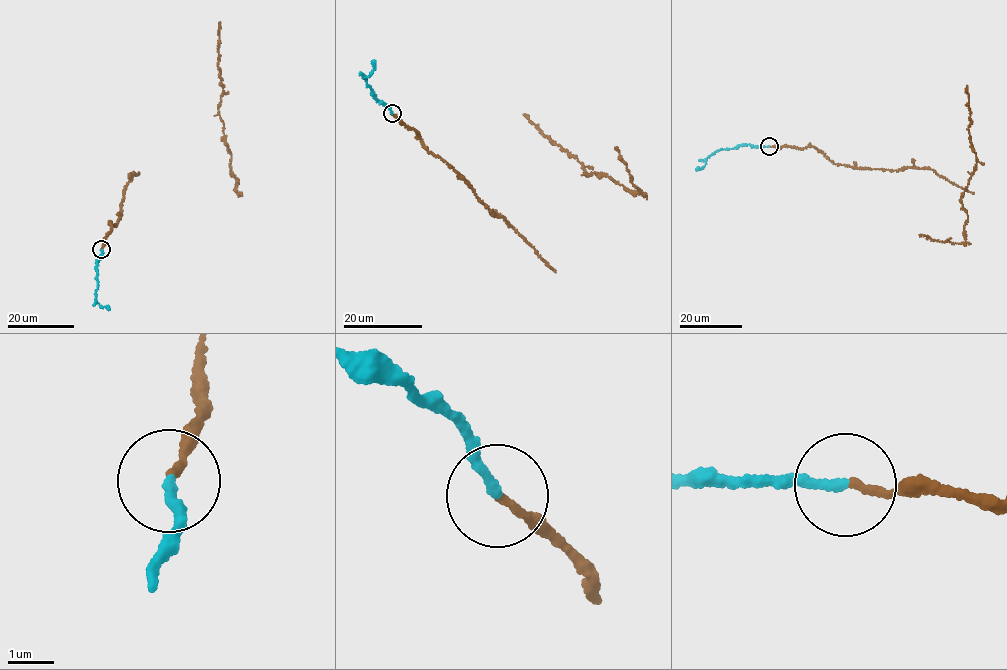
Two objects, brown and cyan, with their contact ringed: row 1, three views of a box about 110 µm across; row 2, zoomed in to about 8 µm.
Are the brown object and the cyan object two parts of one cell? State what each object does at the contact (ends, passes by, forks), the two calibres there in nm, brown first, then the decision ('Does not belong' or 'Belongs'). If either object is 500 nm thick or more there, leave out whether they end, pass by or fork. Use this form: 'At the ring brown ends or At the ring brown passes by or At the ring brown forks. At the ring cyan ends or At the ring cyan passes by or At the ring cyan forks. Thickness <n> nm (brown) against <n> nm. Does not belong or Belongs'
At the ring brown ends. At the ring cyan ends. Thickness 150 nm (brown) against 200 nm. Does not belong

